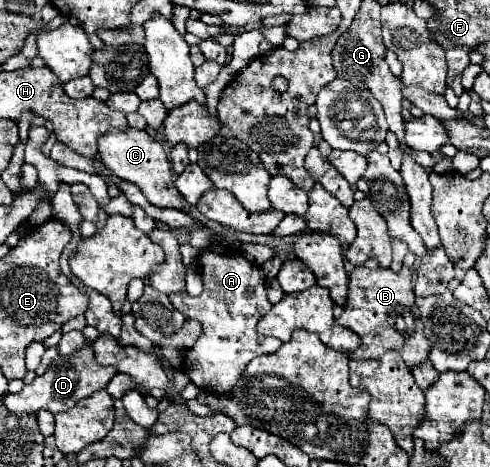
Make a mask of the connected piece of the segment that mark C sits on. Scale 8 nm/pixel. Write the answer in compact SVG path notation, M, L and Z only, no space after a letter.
M127 128L125 132L111 130L111 134L105 134L99 138L99 158L109 170L113 170L119 178L133 182L139 186L139 190L145 194L145 198L157 206L157 208L175 208L181 212L189 212L183 196L173 184L173 174L171 174L171 164L165 154L165 148L161 142L153 140L149 132L145 130L135 130Z

